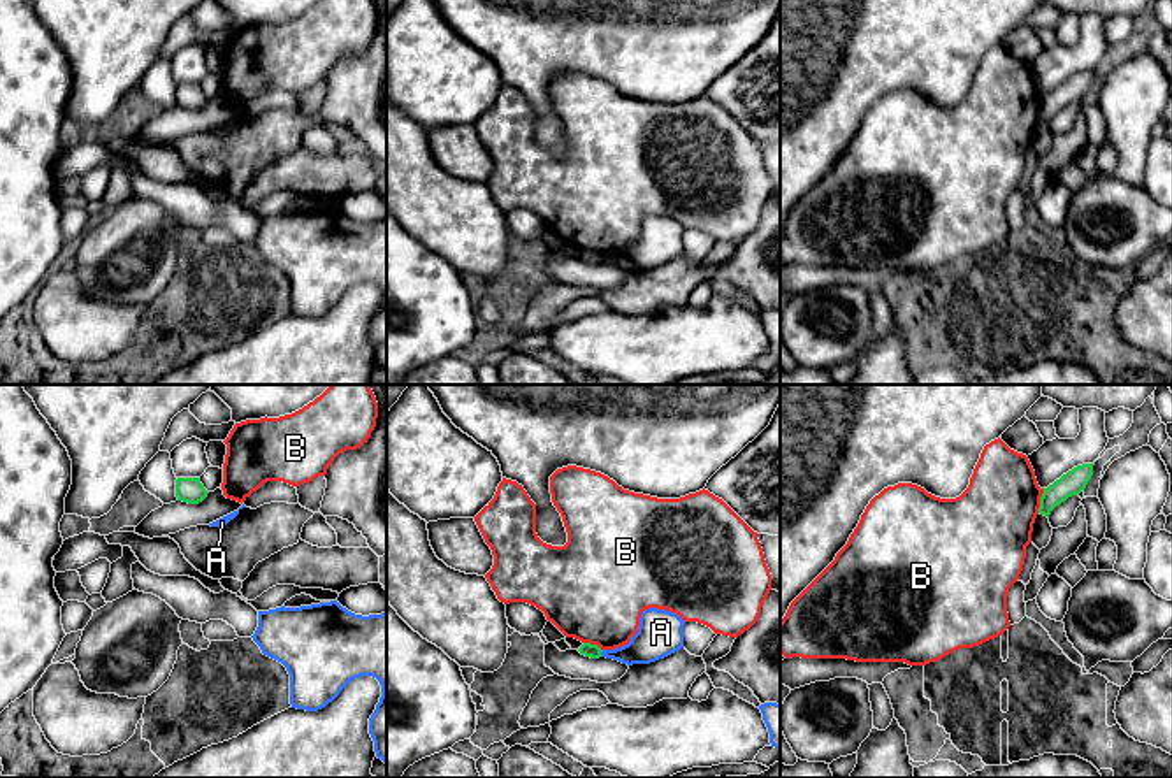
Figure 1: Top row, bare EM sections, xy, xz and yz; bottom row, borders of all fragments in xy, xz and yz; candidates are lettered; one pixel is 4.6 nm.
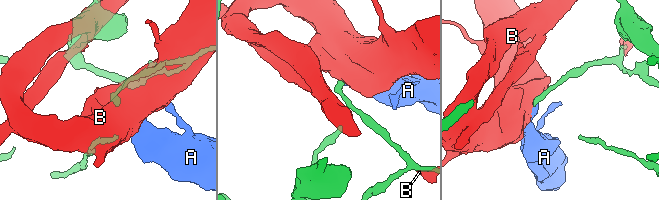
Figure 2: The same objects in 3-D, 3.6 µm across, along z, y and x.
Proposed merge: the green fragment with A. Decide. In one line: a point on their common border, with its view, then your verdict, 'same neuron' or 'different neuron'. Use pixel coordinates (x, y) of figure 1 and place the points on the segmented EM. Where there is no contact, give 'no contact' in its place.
xz (600, 654) | different neuron

